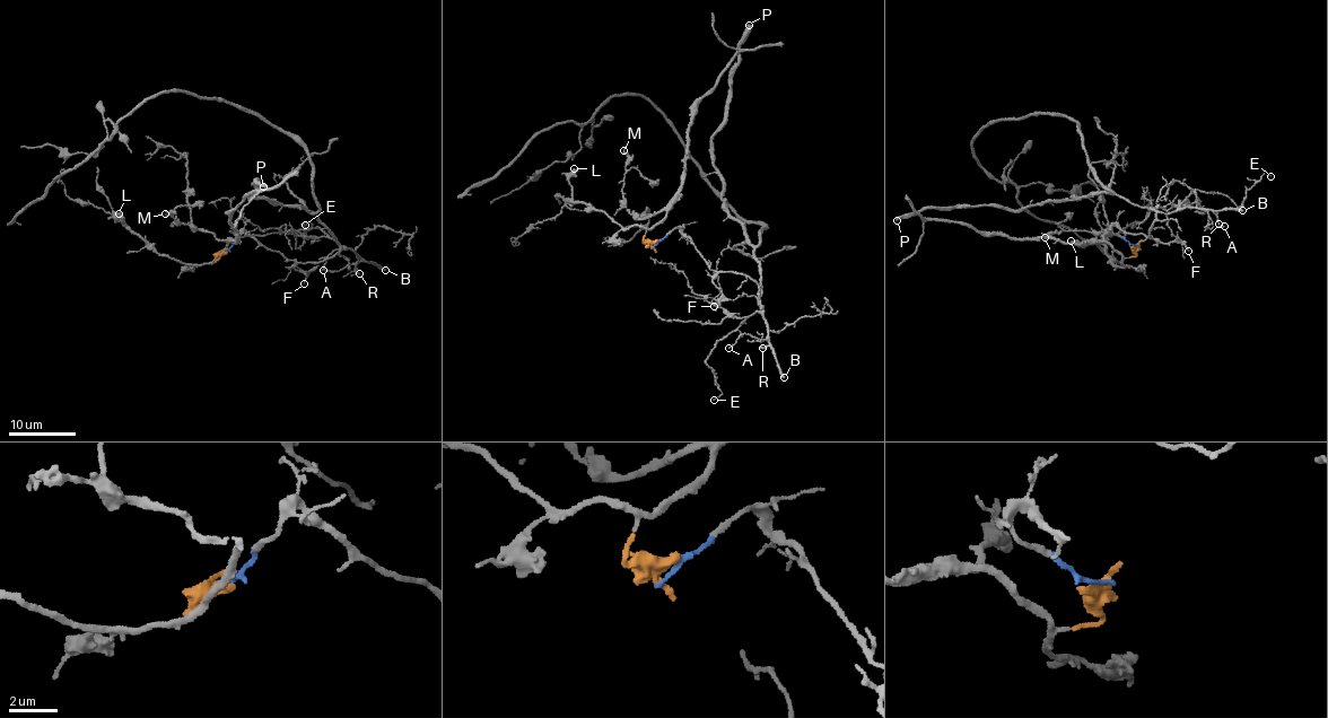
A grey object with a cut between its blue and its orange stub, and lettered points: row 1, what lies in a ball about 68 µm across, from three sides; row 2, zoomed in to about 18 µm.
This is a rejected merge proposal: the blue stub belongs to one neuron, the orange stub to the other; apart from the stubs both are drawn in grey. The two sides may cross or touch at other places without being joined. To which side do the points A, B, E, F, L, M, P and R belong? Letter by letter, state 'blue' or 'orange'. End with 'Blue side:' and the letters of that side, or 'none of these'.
A: blue
B: blue
E: blue
F: blue
L: orange
M: orange
P: blue
R: blue
Blue side: A, B, E, F, P, R

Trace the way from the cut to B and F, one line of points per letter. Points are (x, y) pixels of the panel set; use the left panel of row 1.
B: (224, 251), (230, 248), (241, 233), (246, 231), (259, 243), (303, 263), (324, 261), (340, 247), (385, 270)
F: (224, 251), (230, 248), (241, 233), (246, 231), (259, 243), (294, 262), (295, 266), (307, 274), (304, 283)

